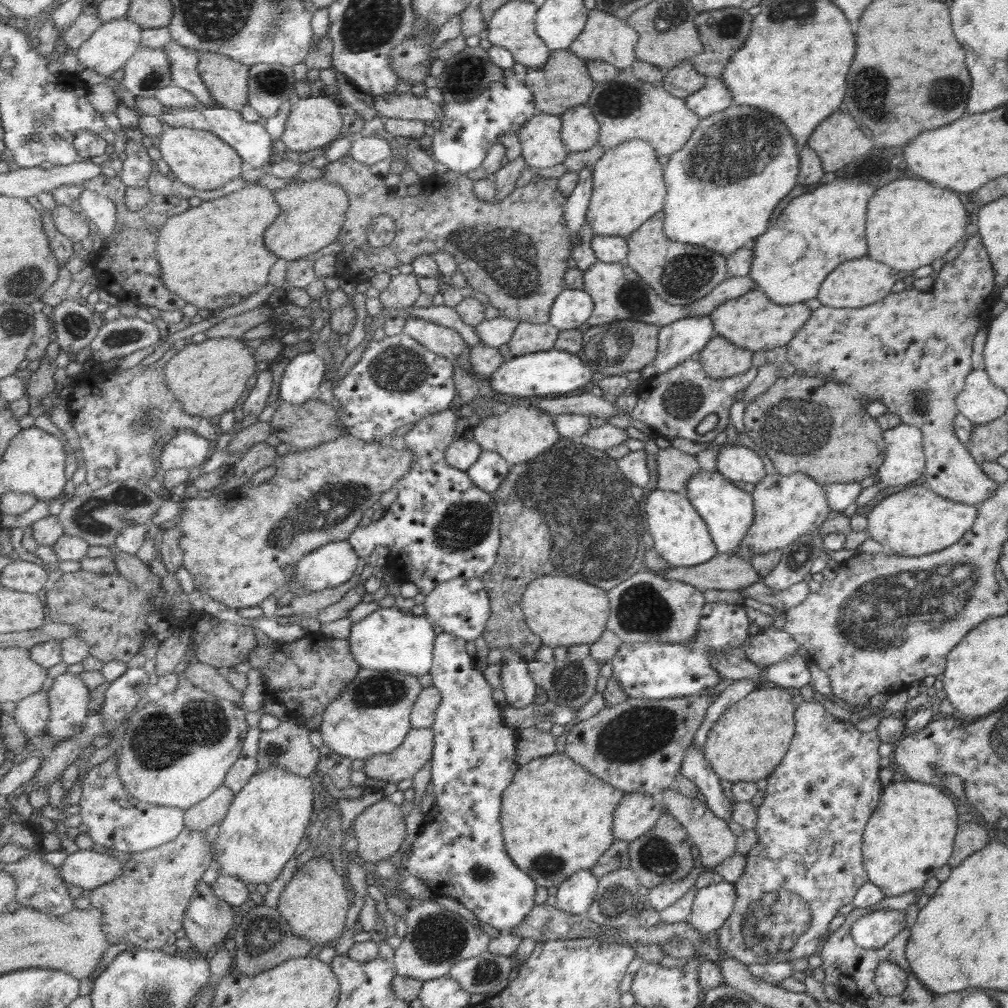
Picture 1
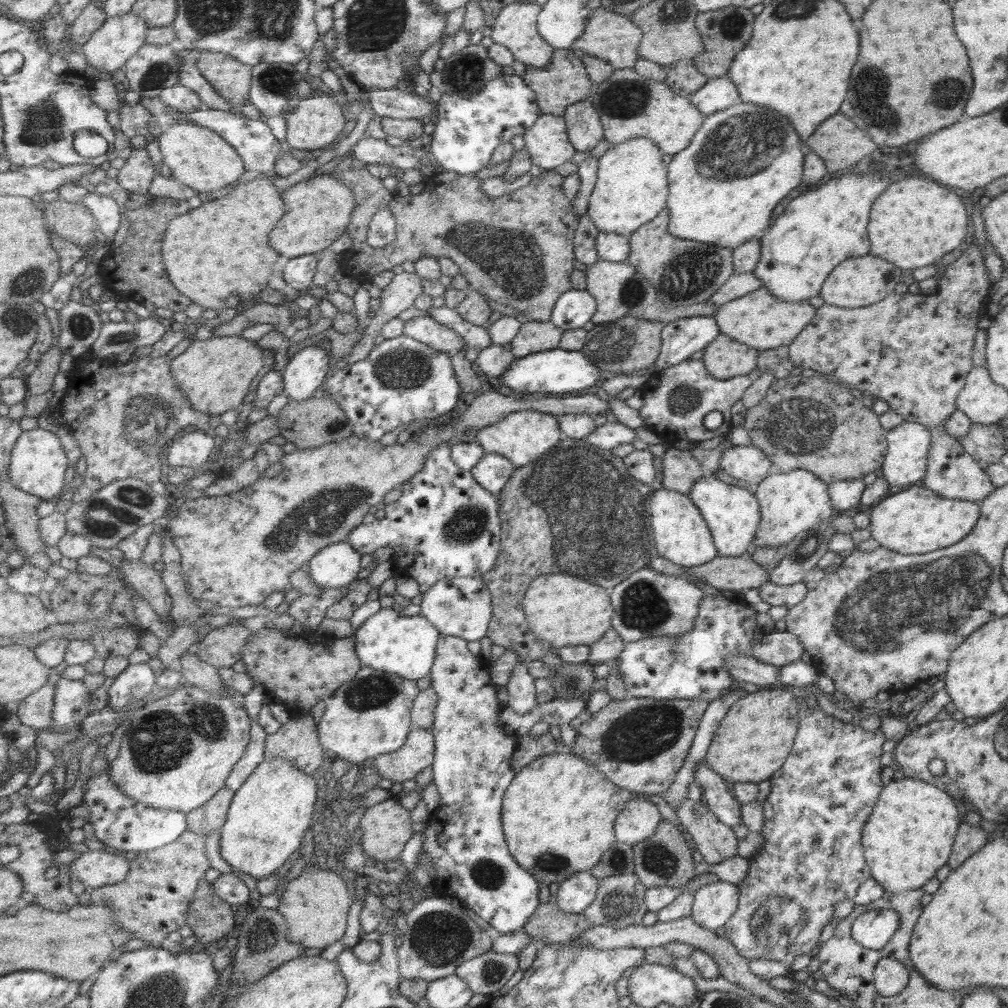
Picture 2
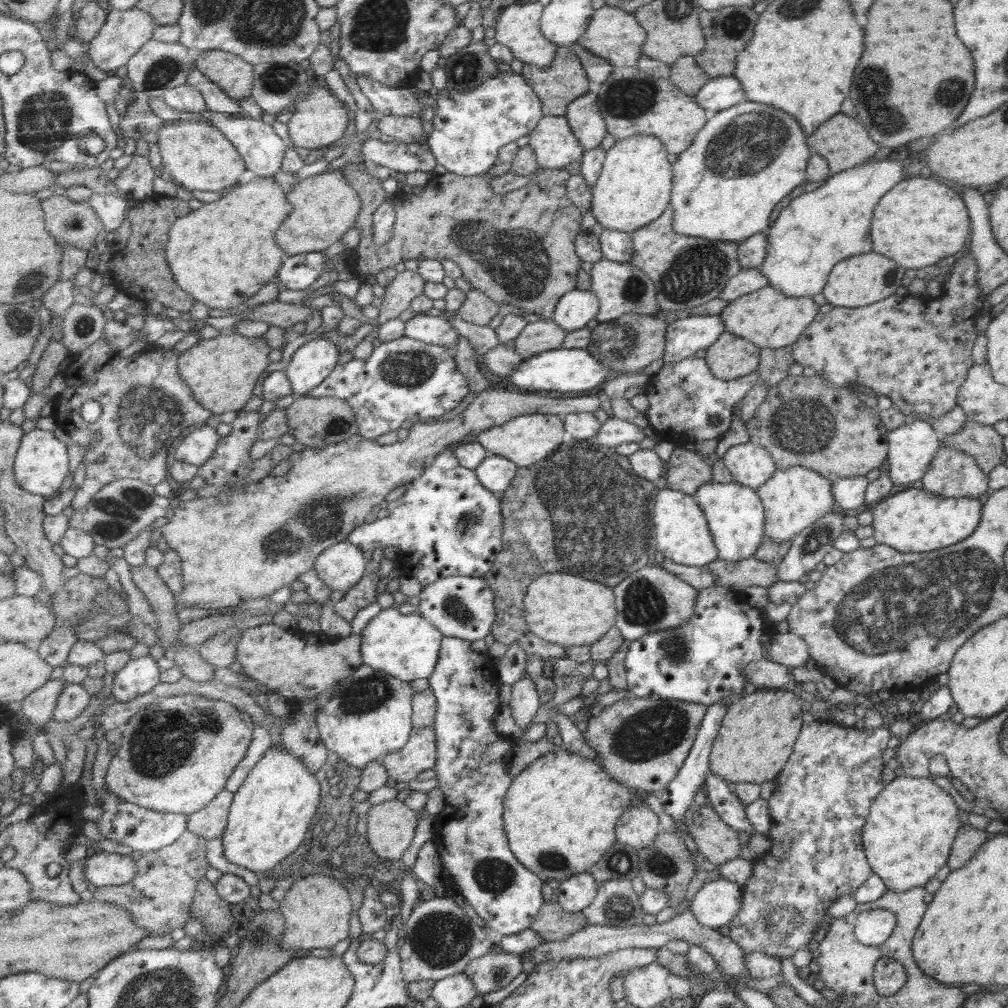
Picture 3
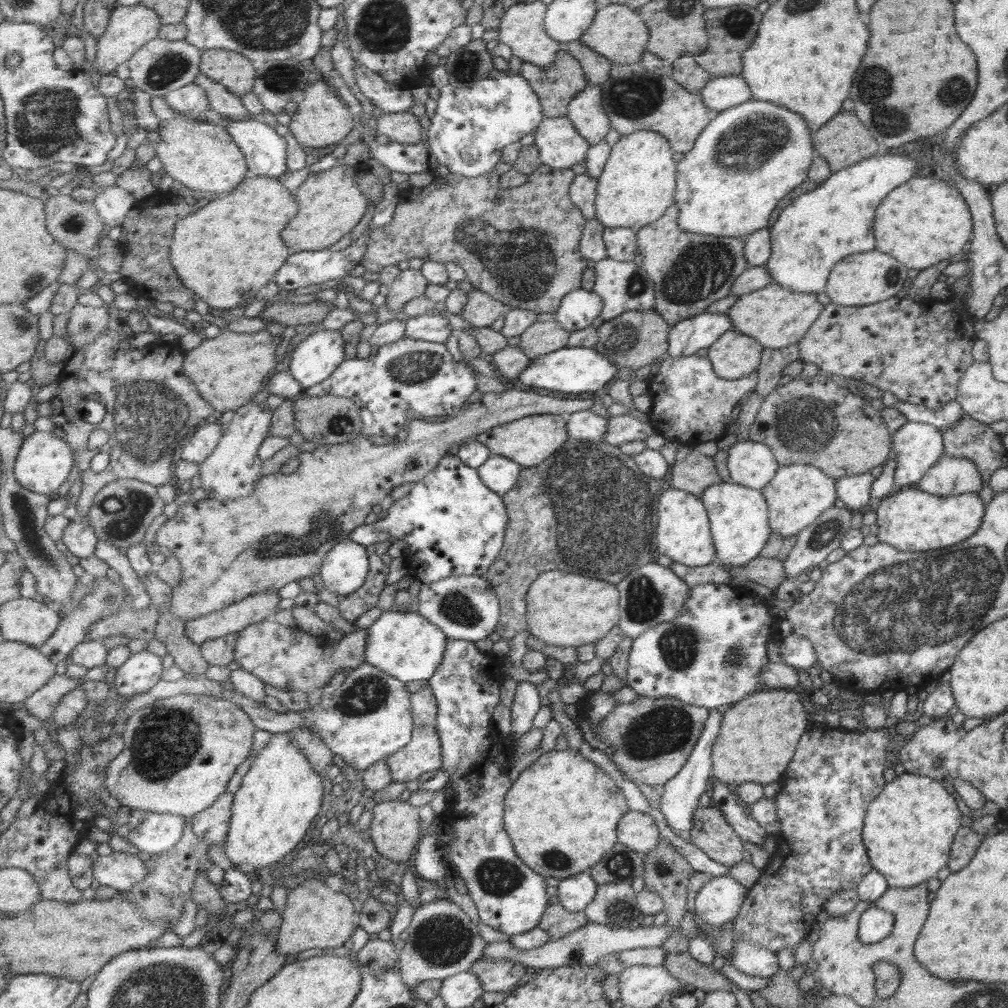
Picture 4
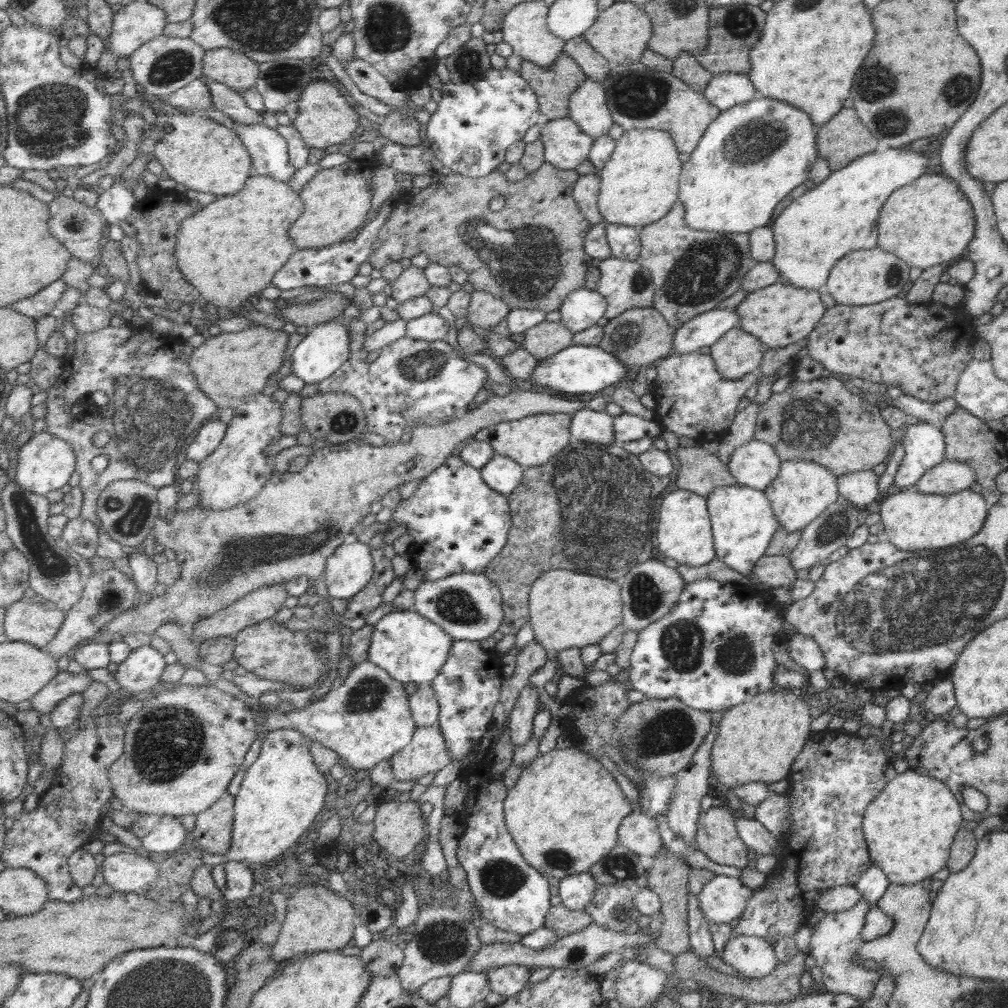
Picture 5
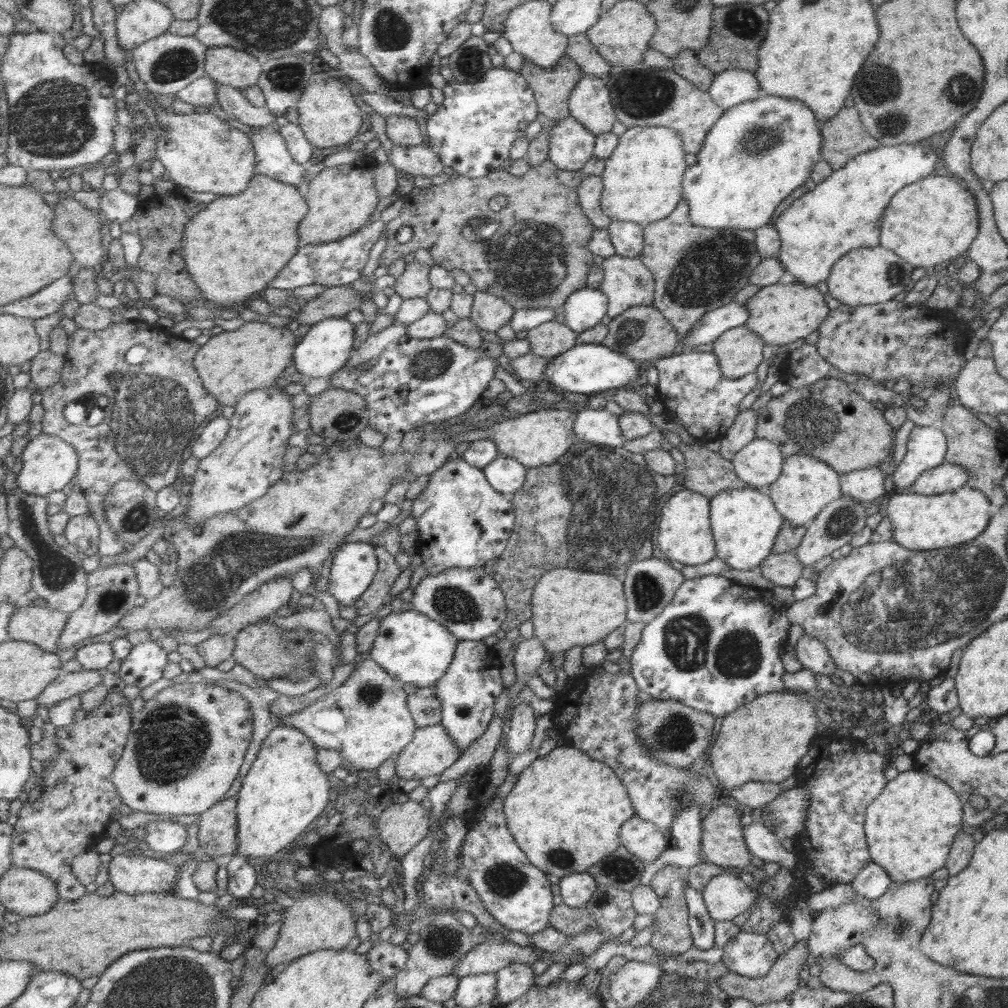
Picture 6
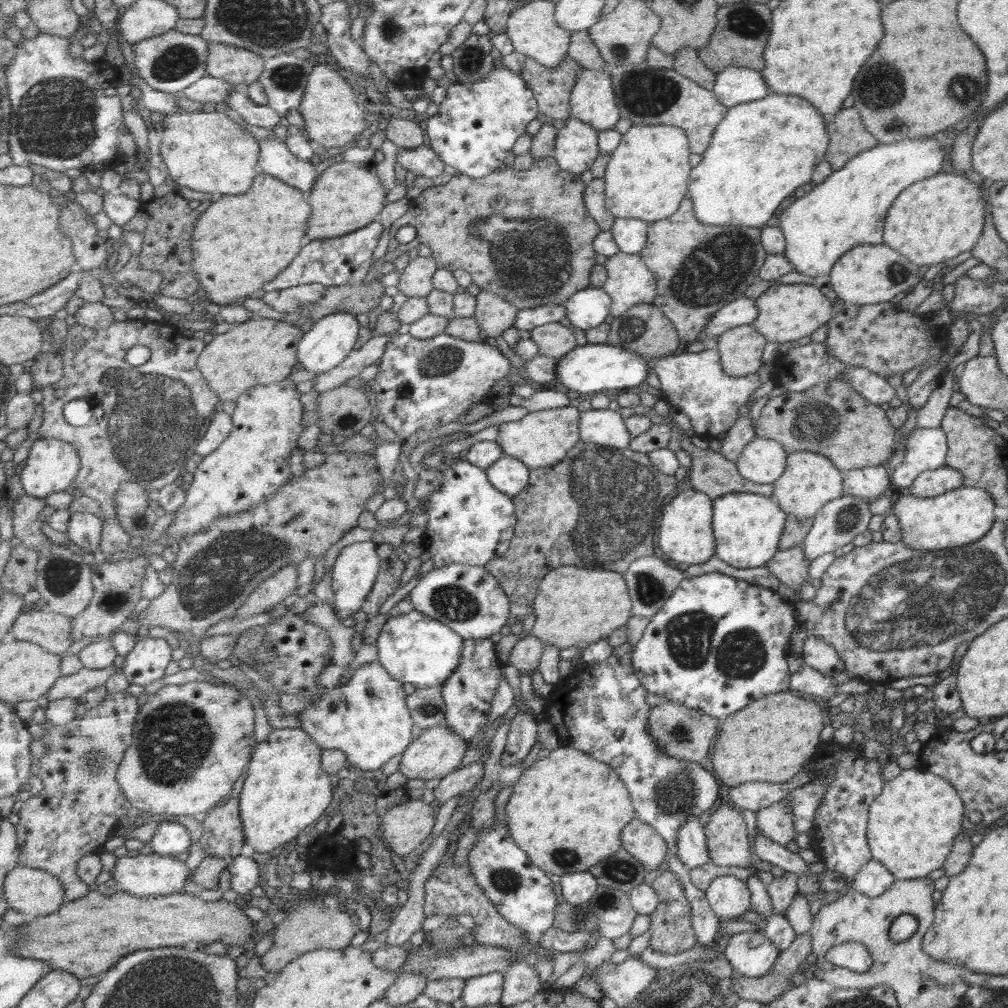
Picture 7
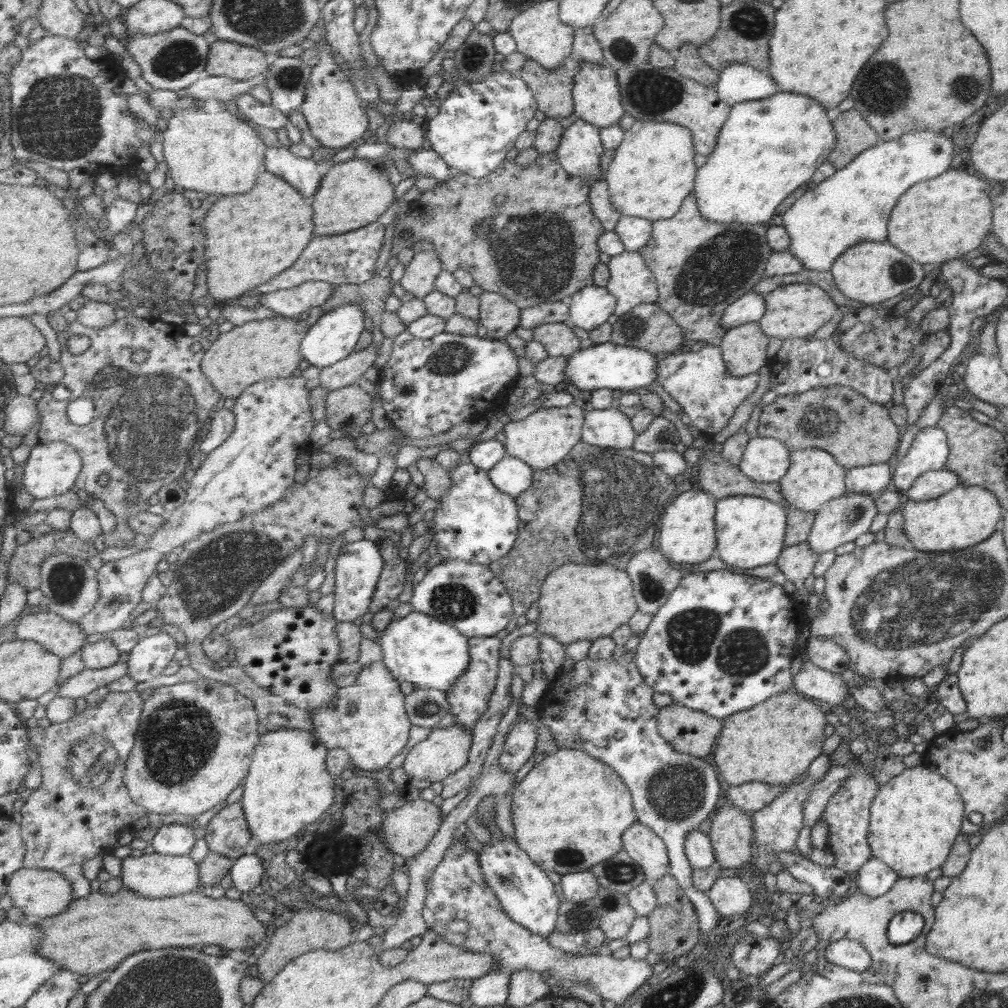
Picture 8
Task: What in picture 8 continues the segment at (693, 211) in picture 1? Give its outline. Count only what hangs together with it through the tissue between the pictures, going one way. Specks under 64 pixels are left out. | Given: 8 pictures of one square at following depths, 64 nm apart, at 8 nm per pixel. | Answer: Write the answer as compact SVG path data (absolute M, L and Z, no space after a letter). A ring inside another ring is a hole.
M785 91L771 94L767 98L730 105L730 114L719 130L714 152L707 156L705 164L698 169L695 186L691 190L702 218L721 223L767 223L787 194L790 195L807 182L813 172L827 162L831 150L834 150L835 131L826 114L825 107L821 107L815 99Z

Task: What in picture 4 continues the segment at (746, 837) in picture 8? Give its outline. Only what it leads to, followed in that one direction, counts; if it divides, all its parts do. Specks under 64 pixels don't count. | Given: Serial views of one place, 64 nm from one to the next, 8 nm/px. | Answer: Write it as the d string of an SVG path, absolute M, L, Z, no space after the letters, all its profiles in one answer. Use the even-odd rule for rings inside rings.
M697 806L693 810L690 842L708 858L726 867L743 860L743 844L722 811L713 806Z

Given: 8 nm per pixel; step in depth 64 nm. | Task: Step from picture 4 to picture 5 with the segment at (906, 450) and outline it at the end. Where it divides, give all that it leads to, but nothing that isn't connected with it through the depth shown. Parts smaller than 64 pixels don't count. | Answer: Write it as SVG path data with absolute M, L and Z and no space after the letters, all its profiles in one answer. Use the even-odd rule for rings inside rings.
M909 424L901 436L903 458L897 465L893 484L901 490L915 484L923 473L944 458L944 440L937 426Z

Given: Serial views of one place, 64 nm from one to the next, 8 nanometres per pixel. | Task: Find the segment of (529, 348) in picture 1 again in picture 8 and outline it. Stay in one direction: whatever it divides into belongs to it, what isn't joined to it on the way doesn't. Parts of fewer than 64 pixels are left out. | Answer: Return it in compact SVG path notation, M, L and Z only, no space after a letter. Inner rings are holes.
M549 323L533 330L533 339L542 342L549 356L569 357L581 348L581 338L563 323Z

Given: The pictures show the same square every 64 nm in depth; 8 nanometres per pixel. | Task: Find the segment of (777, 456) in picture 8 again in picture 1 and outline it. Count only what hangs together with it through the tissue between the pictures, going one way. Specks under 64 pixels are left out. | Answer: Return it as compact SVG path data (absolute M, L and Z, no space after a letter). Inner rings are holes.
M743 445L721 448L716 456L715 467L723 478L731 482L739 480L755 484L766 475L761 457Z

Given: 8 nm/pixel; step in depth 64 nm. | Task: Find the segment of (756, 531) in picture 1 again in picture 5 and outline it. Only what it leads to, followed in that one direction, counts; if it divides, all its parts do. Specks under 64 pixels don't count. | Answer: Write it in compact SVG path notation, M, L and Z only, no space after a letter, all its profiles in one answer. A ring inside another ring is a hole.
M803 459L781 461L775 478L764 488L763 494L779 527L787 532L801 530L839 497L836 476L819 463Z

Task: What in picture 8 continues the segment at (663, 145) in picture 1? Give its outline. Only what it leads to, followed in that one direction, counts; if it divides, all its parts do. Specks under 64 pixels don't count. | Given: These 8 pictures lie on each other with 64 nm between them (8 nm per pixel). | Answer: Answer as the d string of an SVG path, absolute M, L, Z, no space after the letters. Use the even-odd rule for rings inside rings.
M640 66L616 69L623 93L625 112L644 121L679 123L691 129L696 153L707 157L714 152L719 130L730 114L730 105L719 98L714 86L706 87L683 76L675 68Z

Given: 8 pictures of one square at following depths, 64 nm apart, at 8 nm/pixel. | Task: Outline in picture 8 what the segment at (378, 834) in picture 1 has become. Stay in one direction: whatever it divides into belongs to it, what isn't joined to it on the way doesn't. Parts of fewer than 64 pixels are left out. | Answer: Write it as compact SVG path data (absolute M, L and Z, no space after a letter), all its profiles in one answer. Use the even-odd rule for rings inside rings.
M423 798L403 801L389 811L384 822L387 844L404 862L432 845L443 821L443 812L437 804Z

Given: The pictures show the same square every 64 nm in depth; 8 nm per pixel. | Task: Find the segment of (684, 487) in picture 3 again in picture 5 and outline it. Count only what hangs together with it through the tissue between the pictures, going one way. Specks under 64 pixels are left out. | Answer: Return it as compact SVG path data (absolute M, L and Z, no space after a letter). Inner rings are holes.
M695 445L679 446L676 455L680 466L674 475L679 489L690 490L705 497L717 486L735 485L735 478L729 474L726 463L719 461L715 453Z

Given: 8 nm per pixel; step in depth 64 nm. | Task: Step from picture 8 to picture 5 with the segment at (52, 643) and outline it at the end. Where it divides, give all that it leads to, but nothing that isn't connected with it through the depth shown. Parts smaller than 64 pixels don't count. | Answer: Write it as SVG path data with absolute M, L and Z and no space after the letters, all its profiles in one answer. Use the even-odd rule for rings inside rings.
M19 600L7 606L5 616L8 641L31 643L43 650L50 646L66 622L66 611L31 601Z

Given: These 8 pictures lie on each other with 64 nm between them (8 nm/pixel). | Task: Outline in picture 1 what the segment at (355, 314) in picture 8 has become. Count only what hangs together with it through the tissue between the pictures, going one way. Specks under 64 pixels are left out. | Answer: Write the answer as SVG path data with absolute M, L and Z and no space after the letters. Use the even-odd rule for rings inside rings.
M310 348L300 351L282 376L280 400L303 405L316 398L325 372L327 364L317 352Z

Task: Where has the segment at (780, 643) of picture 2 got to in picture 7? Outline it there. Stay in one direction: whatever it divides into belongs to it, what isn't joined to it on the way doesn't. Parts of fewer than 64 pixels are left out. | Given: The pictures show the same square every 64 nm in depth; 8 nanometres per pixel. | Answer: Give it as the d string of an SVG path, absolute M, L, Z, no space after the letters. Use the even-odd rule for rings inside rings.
M810 635L803 641L803 655L800 657L804 664L830 677L845 669L842 658L829 644Z

